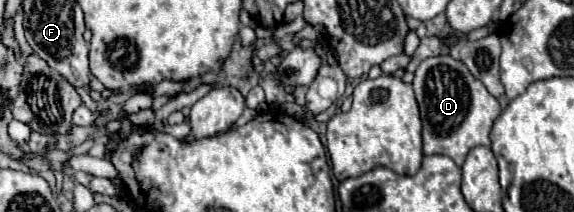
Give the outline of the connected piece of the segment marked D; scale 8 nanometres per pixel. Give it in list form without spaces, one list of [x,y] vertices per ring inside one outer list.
[[[437,55],[425,59],[415,71],[413,89],[423,121],[425,155],[447,155],[457,165],[461,165],[471,147],[491,145],[489,133],[493,121],[501,113],[501,105],[485,89],[485,85],[469,73],[463,61],[457,61],[451,55]]]

